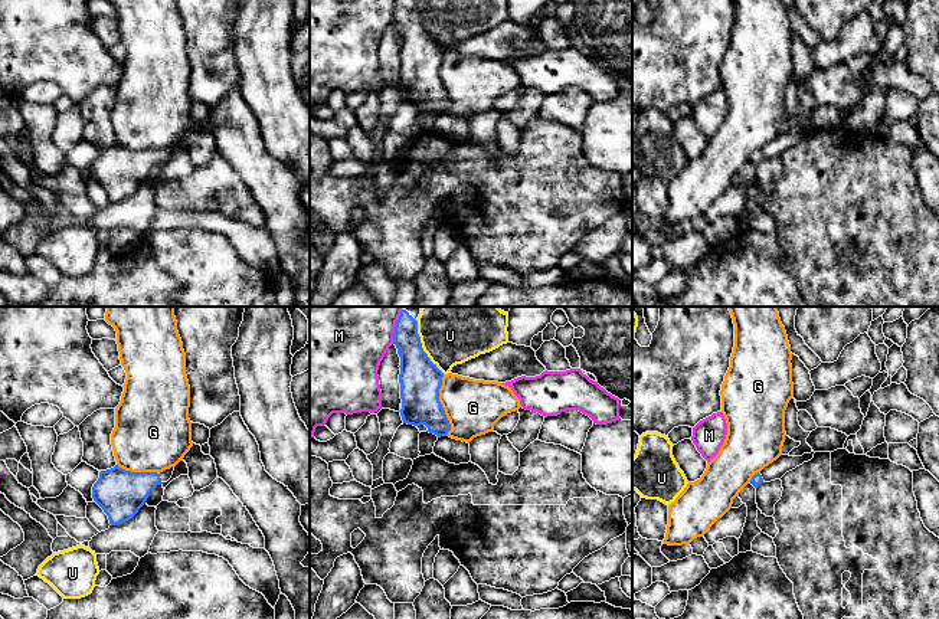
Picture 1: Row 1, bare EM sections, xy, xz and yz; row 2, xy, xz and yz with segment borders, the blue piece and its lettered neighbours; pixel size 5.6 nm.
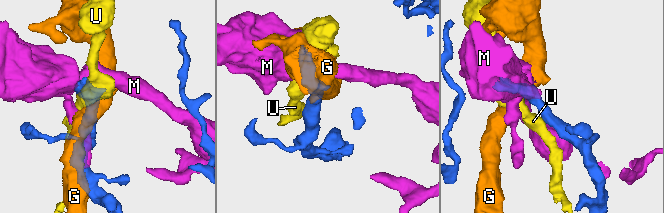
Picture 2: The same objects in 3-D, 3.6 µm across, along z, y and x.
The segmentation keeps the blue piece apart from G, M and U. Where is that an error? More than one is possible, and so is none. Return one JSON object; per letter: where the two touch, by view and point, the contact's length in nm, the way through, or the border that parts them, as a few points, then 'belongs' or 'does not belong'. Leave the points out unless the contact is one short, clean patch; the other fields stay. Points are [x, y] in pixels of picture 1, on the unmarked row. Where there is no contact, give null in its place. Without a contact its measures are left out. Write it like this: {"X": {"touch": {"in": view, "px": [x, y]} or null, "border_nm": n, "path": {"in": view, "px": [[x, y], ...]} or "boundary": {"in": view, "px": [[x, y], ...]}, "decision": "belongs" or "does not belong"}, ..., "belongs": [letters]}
{"G": {"touch": {"in": "xz", "px": [441, 82]}, "border_nm": 340, "decision": "does not belong"}, "M": {"touch": {"in": "xz", "px": [393, 10]}, "border_nm": 120, "decision": "does not belong"}, "U": {"touch": {"in": "xz", "px": [422, 26]}, "border_nm": 320, "decision": "does not belong"}, "belongs": []}

